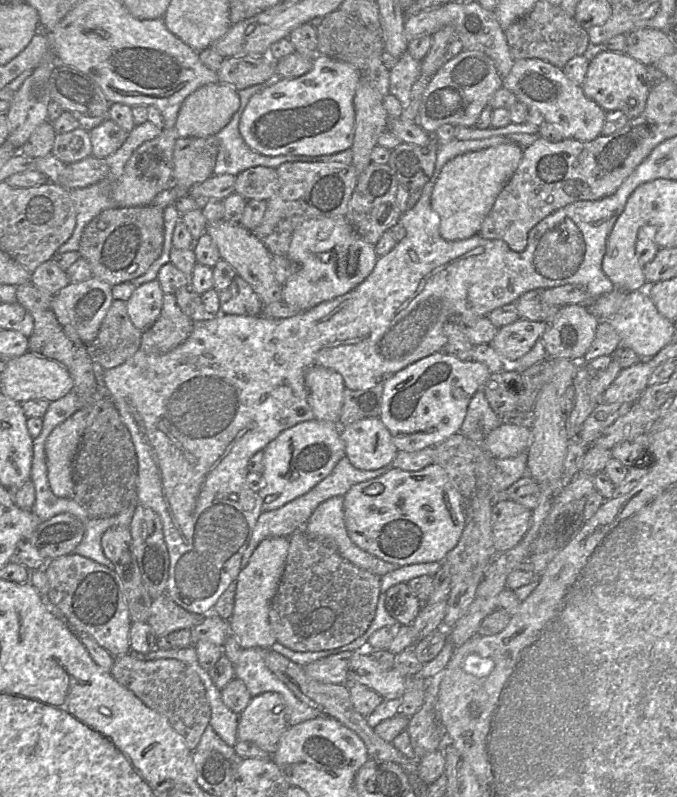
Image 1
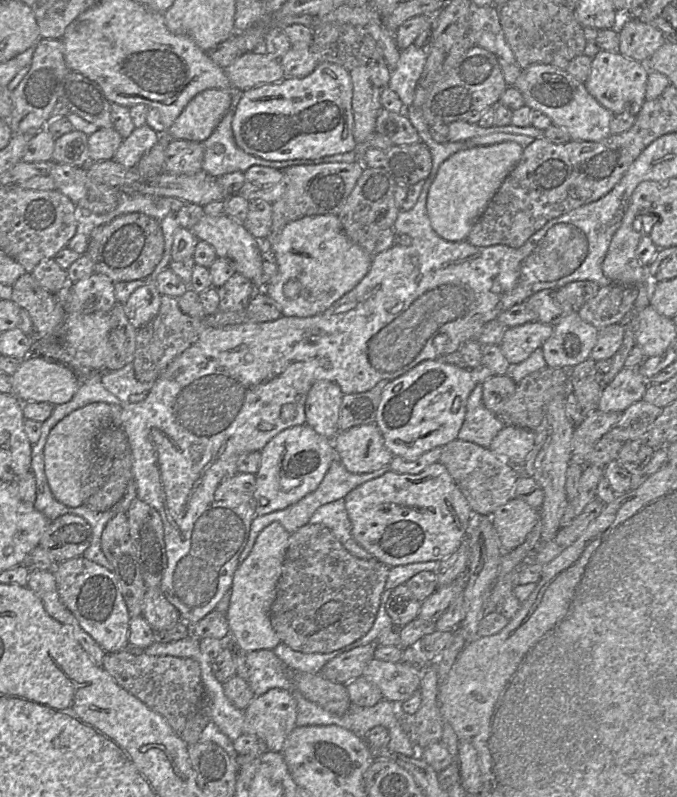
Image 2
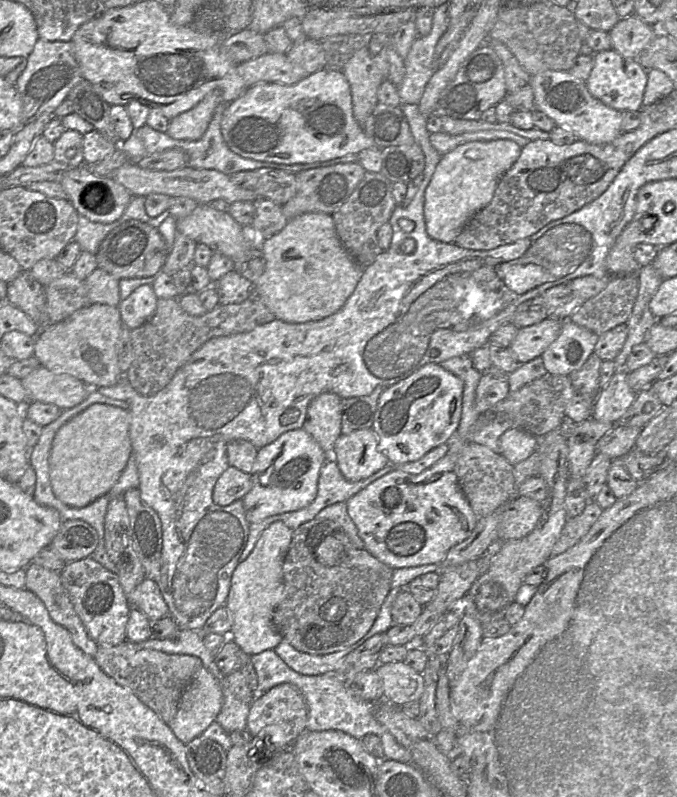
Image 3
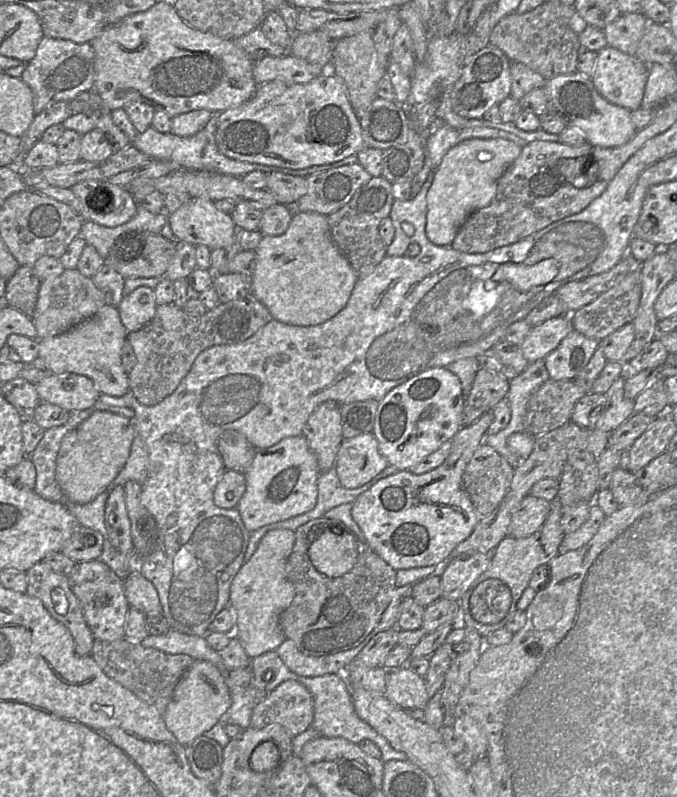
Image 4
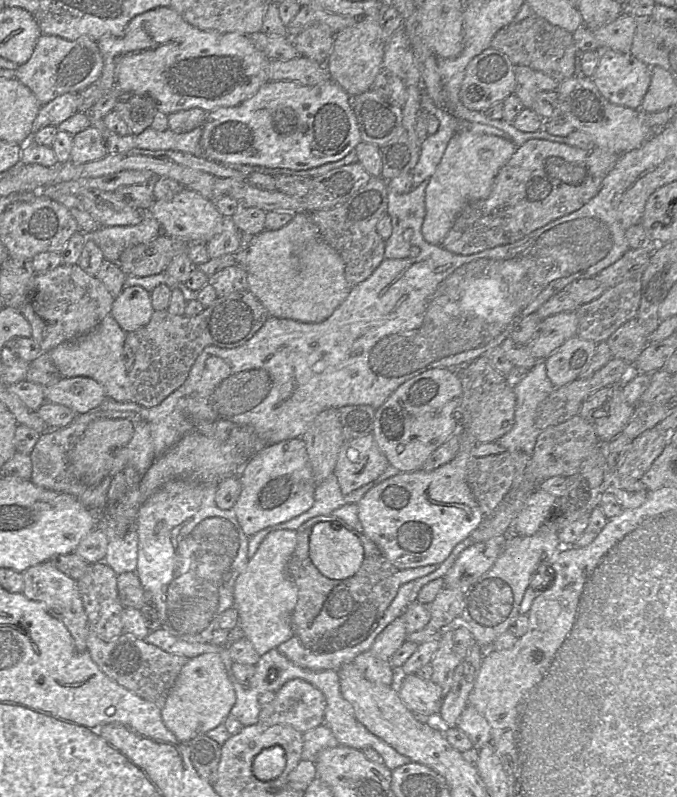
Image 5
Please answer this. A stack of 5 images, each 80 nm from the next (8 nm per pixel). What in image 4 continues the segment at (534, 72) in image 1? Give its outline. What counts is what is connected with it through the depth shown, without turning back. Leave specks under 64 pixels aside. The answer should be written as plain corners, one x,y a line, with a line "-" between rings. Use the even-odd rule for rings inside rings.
580,72
555,76
544,86
550,111
558,114
568,127
581,131
587,142
596,147
615,148
629,142
637,132
629,110
605,100
595,89
591,78

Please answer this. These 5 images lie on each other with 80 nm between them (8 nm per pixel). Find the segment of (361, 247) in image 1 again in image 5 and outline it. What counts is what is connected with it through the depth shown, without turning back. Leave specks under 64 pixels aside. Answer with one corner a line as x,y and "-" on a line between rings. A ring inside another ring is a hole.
296,213
290,223
276,230
264,230
254,236
247,249
247,282
250,291
267,310
270,317
320,323
332,315
351,291
345,278
345,265
336,250
320,239
311,213
-
301,243
309,243
297,256

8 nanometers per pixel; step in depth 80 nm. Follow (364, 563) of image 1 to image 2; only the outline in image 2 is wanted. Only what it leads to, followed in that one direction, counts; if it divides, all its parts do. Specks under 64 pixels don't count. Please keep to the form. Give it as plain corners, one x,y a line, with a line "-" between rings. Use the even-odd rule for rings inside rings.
338,499
320,506
310,518
309,523
323,524
328,527
341,544
354,556
362,559
373,558
353,538
344,499

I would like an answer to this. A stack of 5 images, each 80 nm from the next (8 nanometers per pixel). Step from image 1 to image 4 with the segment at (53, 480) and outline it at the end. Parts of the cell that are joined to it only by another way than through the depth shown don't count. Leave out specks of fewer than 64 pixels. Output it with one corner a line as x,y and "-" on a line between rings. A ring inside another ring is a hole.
96,410
62,439
56,458
56,481
71,501
85,504
106,490
124,467
136,436
133,420

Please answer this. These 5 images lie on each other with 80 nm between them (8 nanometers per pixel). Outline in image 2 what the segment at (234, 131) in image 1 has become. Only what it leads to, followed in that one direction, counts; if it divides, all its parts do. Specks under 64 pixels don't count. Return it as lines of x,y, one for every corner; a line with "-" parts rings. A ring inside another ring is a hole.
232,89
232,100
231,106
219,125
215,128
213,133
209,138
202,142
204,146
204,158
202,163
203,171
210,174
213,177
219,177
221,175
232,173
232,172
245,172
252,166
265,166
276,168
278,170
284,170
287,167
294,165
317,165
321,163
353,163
359,161
358,155
356,152
351,151
342,154
335,154
331,156
325,156
317,159
296,159
296,160
286,160
286,161
269,161
257,156
251,155
243,151
234,139
233,130
232,130
232,120
235,114
236,107
241,99
242,92
239,89

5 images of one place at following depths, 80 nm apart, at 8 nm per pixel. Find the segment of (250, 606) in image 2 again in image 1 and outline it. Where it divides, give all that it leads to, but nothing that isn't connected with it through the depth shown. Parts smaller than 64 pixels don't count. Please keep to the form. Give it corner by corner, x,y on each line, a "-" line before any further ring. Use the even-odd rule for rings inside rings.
268,537
262,540
251,555
248,564
241,569
236,579
233,614
229,628
243,649
271,648
277,639
271,628
269,611
277,591
289,548
289,537

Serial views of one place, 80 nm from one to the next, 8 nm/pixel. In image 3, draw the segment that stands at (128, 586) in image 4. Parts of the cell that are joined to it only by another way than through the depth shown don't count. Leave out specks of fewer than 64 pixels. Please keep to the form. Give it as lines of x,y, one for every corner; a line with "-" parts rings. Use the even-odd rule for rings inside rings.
145,577
129,596
132,608
143,612
150,621
169,616
169,608
153,579

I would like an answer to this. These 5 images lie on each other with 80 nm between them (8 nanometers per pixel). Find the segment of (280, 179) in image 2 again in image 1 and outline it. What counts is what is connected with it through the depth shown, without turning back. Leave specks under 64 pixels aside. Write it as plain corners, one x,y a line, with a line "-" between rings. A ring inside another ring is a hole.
255,166
236,175
235,193
246,200
269,200
279,188
276,169

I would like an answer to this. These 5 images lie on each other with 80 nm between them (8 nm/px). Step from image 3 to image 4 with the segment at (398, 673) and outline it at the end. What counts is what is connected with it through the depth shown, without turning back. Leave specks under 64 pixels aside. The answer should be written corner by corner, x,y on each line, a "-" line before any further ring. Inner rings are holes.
406,665
387,670
385,697
403,709
424,709
429,701
424,677

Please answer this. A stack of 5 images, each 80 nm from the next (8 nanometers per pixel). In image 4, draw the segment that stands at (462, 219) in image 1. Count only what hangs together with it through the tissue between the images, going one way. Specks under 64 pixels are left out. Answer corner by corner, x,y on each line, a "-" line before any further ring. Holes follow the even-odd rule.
502,138
467,139
450,148
435,170
426,194
425,232
430,242
437,246
451,246
465,219
492,201
498,179
520,152
521,147

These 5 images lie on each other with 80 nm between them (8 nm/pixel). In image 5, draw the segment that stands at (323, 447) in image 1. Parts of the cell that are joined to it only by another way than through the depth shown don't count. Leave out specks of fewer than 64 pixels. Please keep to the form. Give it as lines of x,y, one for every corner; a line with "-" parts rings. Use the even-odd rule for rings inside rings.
302,438
266,445
242,467
239,479
241,493
232,509
248,537
299,516
313,505
316,485

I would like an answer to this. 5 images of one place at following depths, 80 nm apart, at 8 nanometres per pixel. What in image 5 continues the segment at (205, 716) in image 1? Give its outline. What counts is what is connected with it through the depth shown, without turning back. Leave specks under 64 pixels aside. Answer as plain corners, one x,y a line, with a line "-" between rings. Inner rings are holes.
88,629
86,651
88,651
91,658
98,665
101,671
110,679
160,708
162,708
166,702
181,669
189,660
183,655
168,653
161,648
148,643
145,639
138,638
127,633
122,633
120,636
112,640
105,640
91,629

